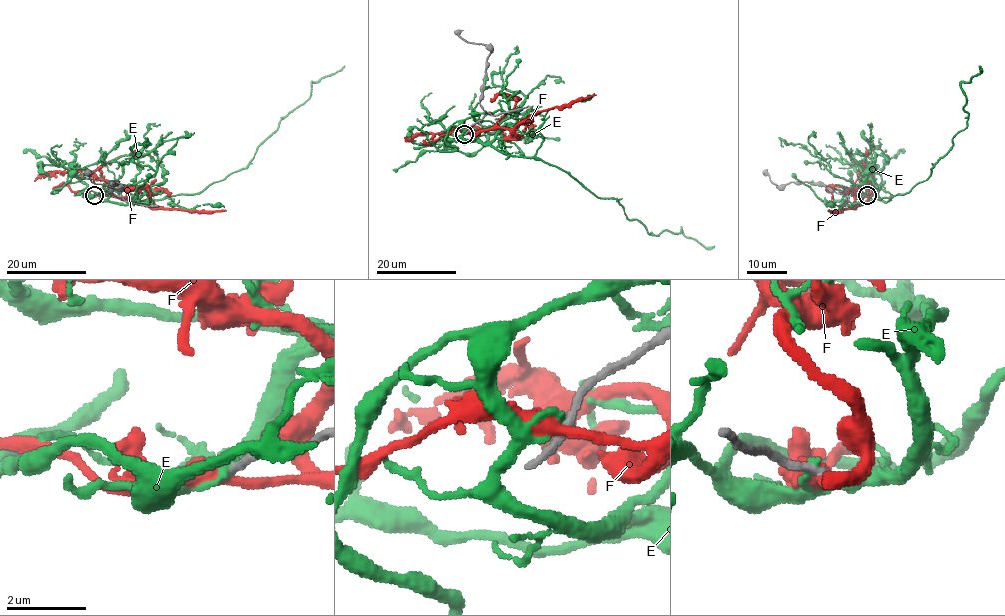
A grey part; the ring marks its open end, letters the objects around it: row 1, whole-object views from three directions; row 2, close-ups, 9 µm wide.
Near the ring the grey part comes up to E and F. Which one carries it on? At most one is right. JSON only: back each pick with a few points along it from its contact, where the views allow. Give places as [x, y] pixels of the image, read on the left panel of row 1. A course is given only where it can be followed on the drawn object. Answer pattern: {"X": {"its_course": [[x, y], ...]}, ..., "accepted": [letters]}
{"accepted": []}

